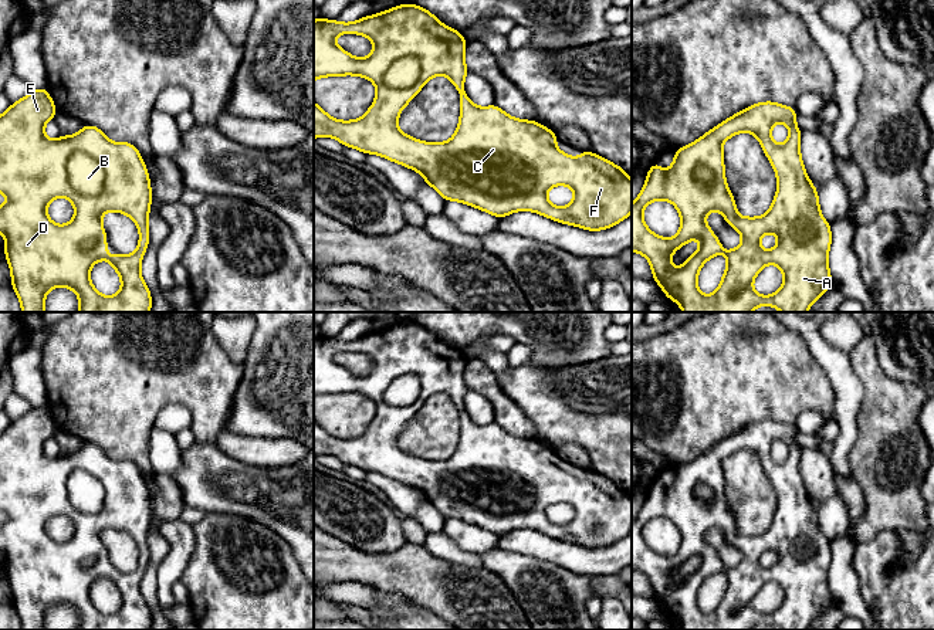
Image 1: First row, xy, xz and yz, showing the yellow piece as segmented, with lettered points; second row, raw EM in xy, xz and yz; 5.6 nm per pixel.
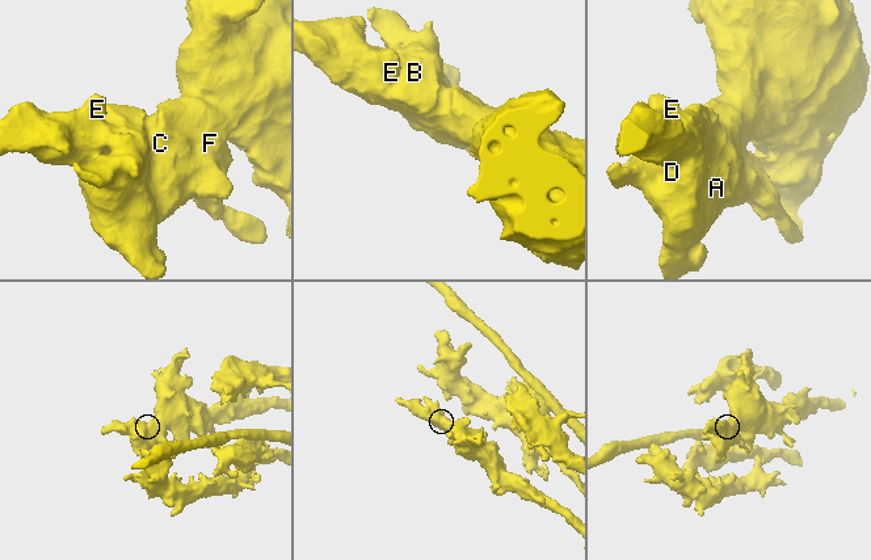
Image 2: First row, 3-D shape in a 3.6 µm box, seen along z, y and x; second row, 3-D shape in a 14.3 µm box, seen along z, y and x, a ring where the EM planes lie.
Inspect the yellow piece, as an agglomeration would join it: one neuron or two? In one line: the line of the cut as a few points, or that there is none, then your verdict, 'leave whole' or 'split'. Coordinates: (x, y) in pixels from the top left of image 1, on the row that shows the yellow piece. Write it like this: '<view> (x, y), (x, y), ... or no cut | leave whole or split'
xy (75, 151), (88, 153), (104, 172), (102, 189), (95, 196) | split

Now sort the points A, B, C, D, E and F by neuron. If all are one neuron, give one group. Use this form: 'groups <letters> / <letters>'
groups A C D E F / B

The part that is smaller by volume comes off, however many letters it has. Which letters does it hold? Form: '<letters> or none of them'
B

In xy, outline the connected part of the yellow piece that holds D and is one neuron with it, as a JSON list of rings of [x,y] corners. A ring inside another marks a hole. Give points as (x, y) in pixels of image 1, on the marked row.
[[[44,87],[33,88],[0,116],[0,193],[9,199],[0,206],[0,233],[6,238],[3,251],[21,312],[45,312],[45,295],[55,287],[71,288],[78,295],[77,312],[150,312],[152,295],[141,275],[141,261],[150,241],[148,216],[152,203],[150,180],[143,159],[135,145],[111,142],[94,125],[84,123],[72,136],[47,139],[44,125],[54,119],[57,112]],[[75,152],[92,156],[105,172],[102,190],[97,196],[79,194],[67,180],[67,163]],[[55,197],[67,197],[75,207],[75,216],[68,224],[58,226],[47,216],[47,206]],[[105,211],[123,213],[135,221],[139,243],[133,254],[106,254],[106,233],[101,223]],[[101,260],[108,261],[121,277],[122,288],[116,295],[104,297],[91,284],[91,267]]]

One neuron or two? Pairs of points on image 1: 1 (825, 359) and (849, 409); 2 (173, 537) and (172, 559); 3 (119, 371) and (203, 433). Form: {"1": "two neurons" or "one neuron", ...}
{"1": "one neuron", "2": "one neuron", "3": "one neuron"}

